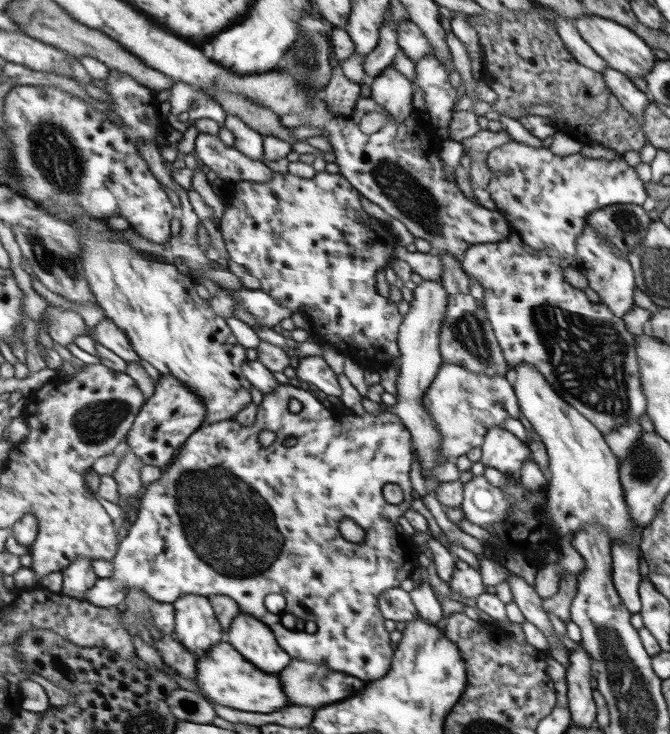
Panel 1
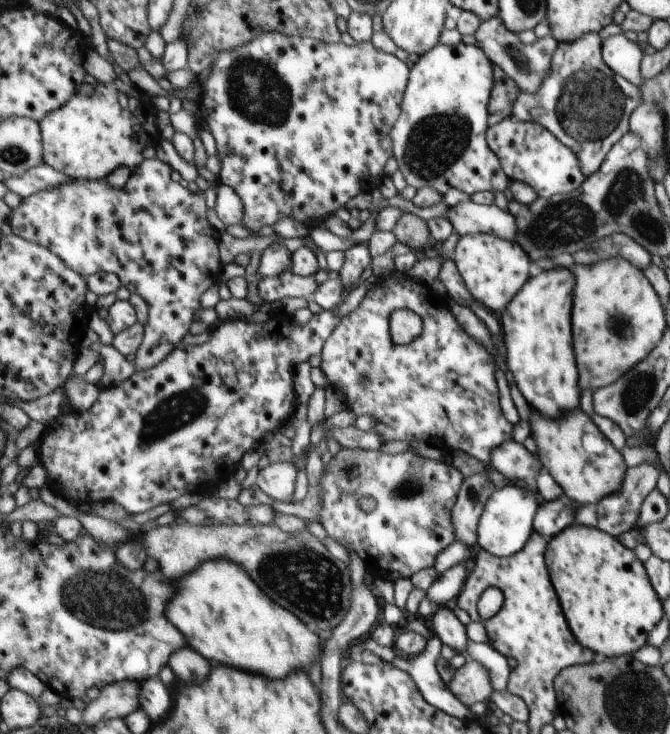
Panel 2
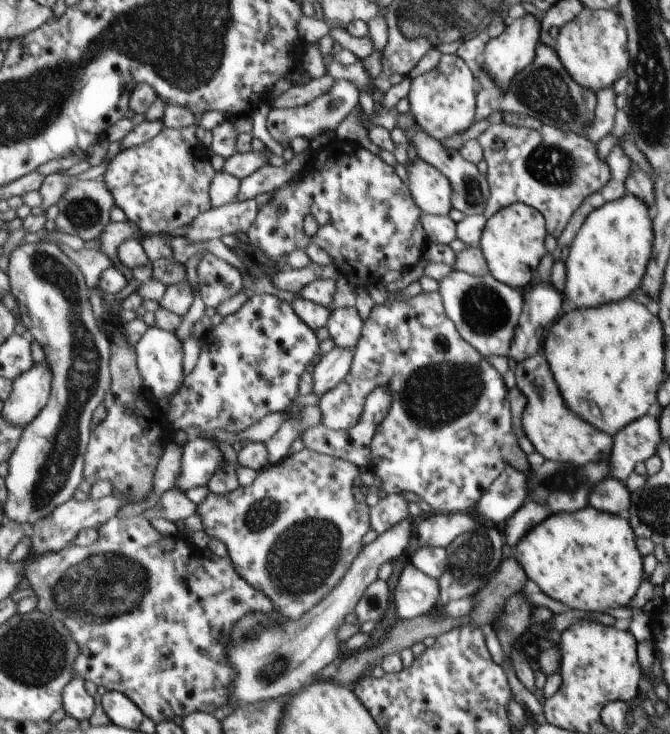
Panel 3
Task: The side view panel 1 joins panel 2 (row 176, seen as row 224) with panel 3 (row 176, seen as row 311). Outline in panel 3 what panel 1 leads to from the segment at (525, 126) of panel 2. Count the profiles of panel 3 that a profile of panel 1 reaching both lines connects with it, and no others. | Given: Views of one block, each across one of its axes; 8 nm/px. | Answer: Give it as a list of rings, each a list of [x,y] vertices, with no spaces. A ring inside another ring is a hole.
[[[499,122],[485,128],[476,140],[487,164],[489,196],[481,212],[486,219],[507,205],[523,203],[542,214],[547,234],[557,238],[587,197],[610,181],[610,168],[601,158],[597,143],[569,130],[551,125],[535,130]]]

